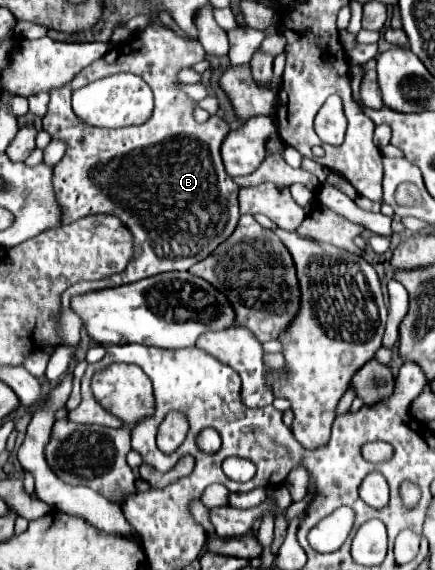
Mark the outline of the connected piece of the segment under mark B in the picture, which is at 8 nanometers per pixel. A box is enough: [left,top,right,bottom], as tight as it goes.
[42,23,240,345]

